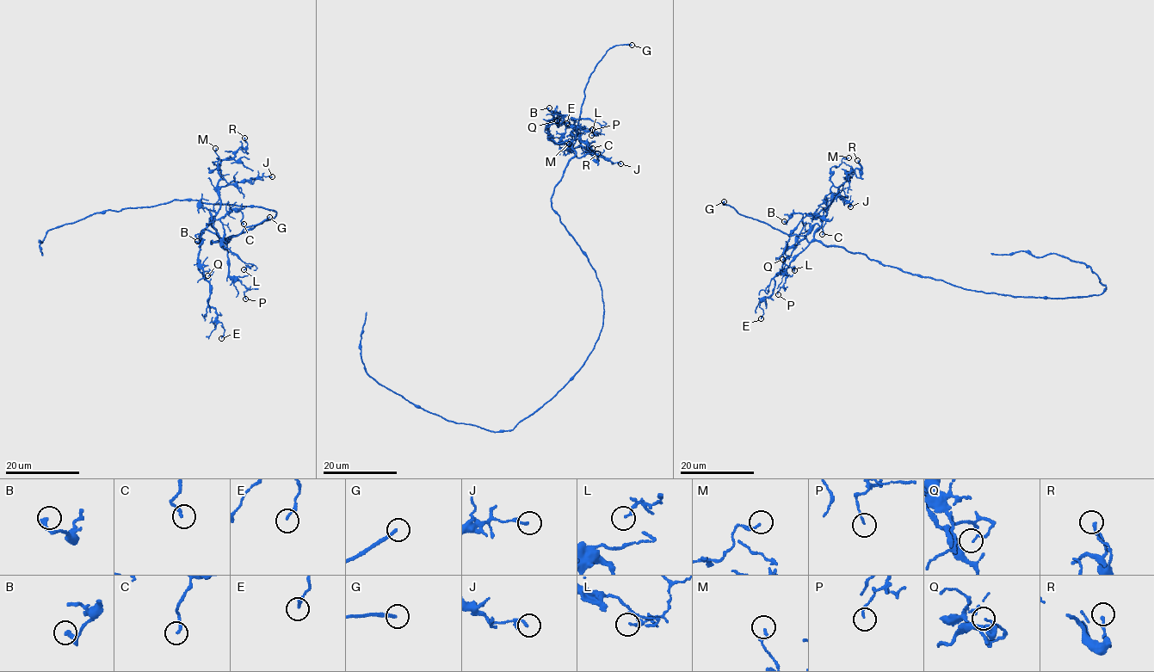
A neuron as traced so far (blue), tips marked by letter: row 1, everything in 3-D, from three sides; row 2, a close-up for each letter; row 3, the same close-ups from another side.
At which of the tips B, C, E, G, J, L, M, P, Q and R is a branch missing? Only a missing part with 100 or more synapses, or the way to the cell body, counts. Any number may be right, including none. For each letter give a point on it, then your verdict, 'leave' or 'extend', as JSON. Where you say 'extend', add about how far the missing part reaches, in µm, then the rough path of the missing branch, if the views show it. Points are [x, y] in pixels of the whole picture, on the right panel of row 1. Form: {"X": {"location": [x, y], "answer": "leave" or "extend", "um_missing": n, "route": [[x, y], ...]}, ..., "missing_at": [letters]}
{"B": {"location": [784, 221], "answer": "leave"}, "C": {"location": [822, 234], "answer": "leave"}, "E": {"location": [761, 318], "answer": "leave"}, "G": {"location": [724, 201], "answer": "extend", "um_missing": 20, "route": [[724, 201], [731, 196], [717, 197], [726, 181], [725, 175]]}, "J": {"location": [850, 206], "answer": "leave"}, "L": {"location": [794, 270], "answer": "leave"}, "M": {"location": [848, 157], "answer": "leave"}, "P": {"location": [778, 294], "answer": "leave"}, "Q": {"location": [782, 259], "answer": "leave"}, "R": {"location": [857, 160], "answer": "leave"}, "missing_at": ["G"]}

